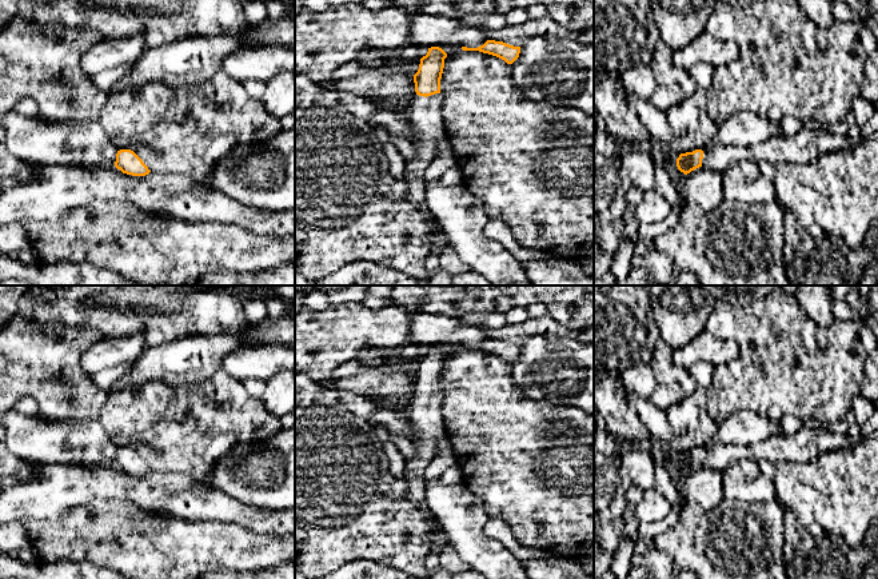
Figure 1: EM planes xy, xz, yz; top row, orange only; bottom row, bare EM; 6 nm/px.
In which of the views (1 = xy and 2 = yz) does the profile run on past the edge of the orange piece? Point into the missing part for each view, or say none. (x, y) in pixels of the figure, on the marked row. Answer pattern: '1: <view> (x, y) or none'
1: none
2: yz (806, 146)

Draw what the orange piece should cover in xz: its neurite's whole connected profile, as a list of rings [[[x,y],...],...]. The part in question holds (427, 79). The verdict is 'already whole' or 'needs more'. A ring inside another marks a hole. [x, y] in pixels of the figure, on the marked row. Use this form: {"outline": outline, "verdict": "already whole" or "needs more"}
{"outline": [[[439,47],[428,48],[414,75],[415,97],[408,109],[414,133],[415,156],[406,161],[407,200],[420,211],[430,212],[426,200],[424,171],[436,156],[438,143],[447,137],[443,120],[440,79],[447,53]]], "verdict": "needs more"}

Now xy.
{"outline": [[[131,149],[117,151],[115,167],[123,173],[132,176],[145,176],[151,172],[143,160]]], "verdict": "already whole"}

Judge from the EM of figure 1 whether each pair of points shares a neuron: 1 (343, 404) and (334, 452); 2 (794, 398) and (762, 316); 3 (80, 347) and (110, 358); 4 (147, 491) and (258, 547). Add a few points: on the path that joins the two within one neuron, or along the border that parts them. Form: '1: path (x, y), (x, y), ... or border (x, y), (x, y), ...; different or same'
1: border (335, 408), (354, 412), (368, 422); different
2: path (794, 378), (794, 371), (786, 363), (774, 336); same
3: border (103, 338), (80, 358), (88, 375); different
4: border (176, 518), (186, 520), (223, 520), (238, 524); different

